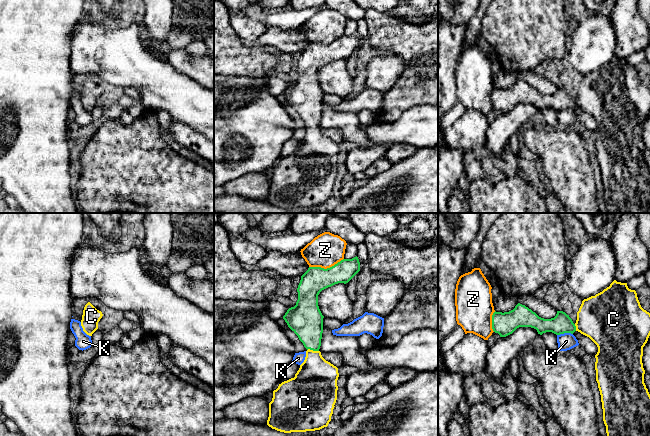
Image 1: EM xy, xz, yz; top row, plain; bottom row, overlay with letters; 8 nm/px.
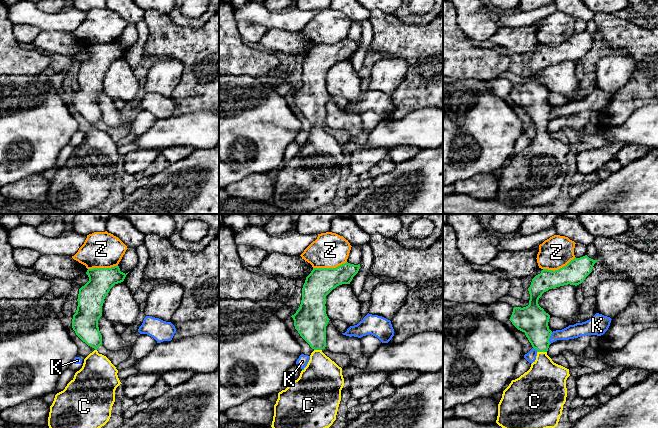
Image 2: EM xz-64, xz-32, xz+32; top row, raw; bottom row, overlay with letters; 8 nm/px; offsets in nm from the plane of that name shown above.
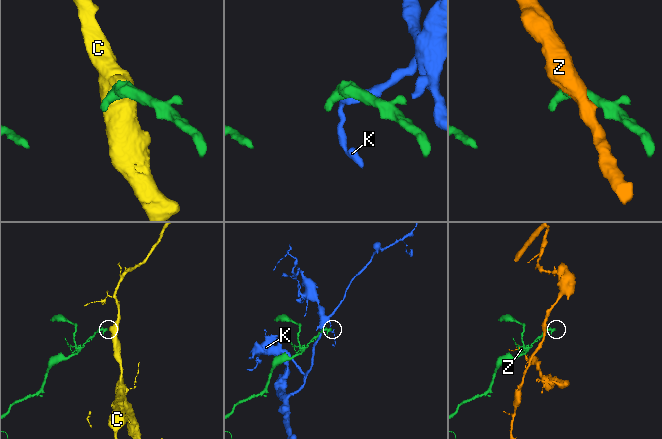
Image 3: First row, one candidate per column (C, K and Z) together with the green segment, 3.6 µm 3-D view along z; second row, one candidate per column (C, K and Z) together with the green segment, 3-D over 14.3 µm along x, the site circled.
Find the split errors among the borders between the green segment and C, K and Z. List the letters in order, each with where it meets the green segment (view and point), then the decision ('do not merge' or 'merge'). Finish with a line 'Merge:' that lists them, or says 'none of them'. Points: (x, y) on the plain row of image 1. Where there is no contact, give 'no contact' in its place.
C: xz (313, 126) | merge
K: yz (564, 108) | do not merge
Z: xz (327, 44) | do not merge
Merge: C

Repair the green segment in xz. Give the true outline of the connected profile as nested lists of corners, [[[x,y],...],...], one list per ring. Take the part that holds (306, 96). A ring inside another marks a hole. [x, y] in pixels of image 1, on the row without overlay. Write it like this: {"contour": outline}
{"contour": [[[356,32],[352,35],[343,35],[327,45],[309,43],[301,52],[297,64],[298,76],[296,81],[287,86],[283,95],[307,125],[306,133],[295,153],[282,158],[273,167],[267,196],[267,201],[272,205],[284,209],[315,207],[327,203],[331,197],[337,176],[339,149],[338,144],[326,137],[319,127],[324,92],[318,82],[318,71],[322,66],[335,60],[348,59],[359,47],[360,38]]]}

